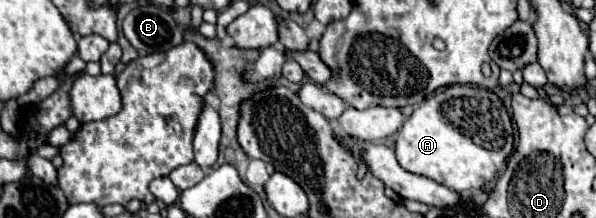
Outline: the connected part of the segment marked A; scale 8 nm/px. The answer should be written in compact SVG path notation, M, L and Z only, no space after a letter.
M452 85L432 93L402 125L396 137L398 163L456 193L490 183L514 151L512 121L500 97L476 85Z

